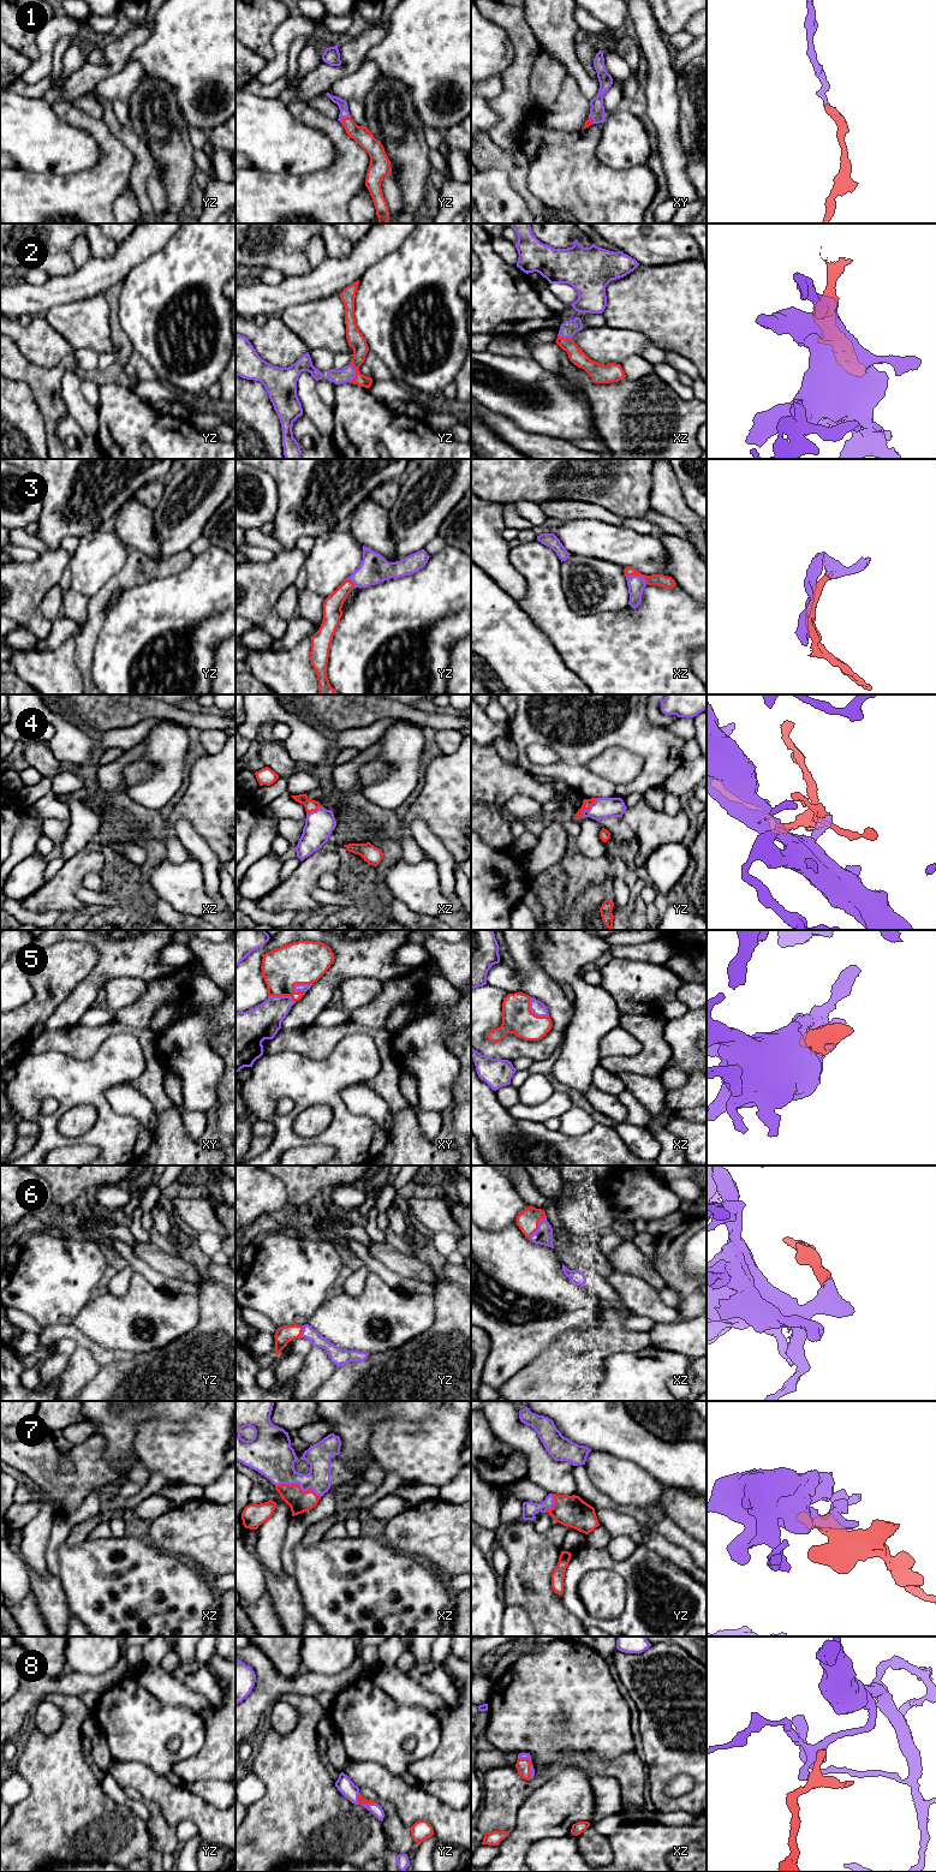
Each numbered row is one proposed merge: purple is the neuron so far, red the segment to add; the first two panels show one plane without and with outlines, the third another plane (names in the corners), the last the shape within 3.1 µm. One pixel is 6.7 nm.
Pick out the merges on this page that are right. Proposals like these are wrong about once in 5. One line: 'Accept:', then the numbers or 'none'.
Accept: 1, 2, 3, 4, 5, 6, 7, 8

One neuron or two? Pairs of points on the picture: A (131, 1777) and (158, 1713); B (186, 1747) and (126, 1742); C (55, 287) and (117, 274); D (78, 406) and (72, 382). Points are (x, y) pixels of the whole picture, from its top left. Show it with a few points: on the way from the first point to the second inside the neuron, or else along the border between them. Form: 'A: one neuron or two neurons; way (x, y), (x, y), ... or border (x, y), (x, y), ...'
A: two neurons; border (112, 1760), (142, 1762), (162, 1777)
B: one neuron; way (172, 1757), (159, 1757), (144, 1742), (141, 1742)
C: one neuron; way (71, 287), (78, 286), (101, 274)
D: one neuron; way (75, 400), (72, 388)

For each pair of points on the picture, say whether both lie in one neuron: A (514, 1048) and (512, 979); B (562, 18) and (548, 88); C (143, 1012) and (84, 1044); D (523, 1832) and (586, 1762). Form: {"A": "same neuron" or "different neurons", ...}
{"A": "different neurons", "B": "different neurons", "C": "different neurons", "D": "different neurons"}

